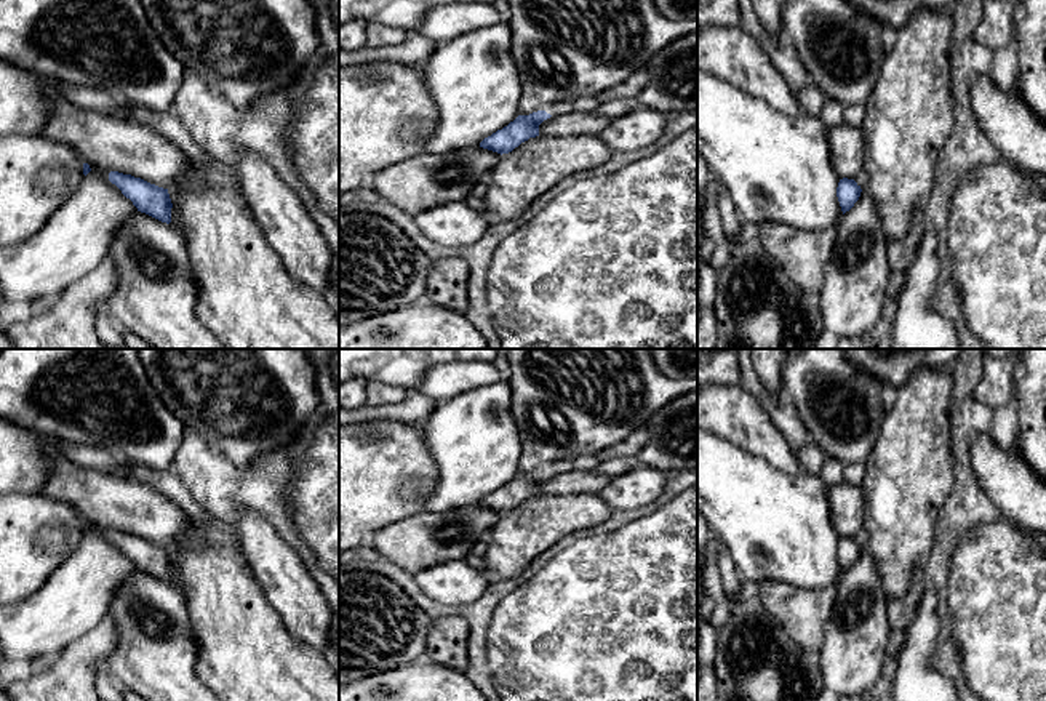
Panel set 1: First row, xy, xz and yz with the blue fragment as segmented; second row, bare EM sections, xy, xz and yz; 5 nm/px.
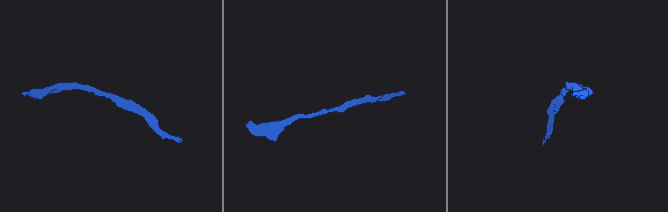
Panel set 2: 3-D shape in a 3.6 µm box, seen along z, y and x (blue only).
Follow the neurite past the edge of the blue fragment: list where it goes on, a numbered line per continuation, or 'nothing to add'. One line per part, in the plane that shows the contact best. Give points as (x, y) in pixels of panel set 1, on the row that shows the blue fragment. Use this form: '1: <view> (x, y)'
nothing to add

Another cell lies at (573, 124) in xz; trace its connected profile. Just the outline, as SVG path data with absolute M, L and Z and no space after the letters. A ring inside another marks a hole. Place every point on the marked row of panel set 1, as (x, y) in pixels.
M569 112L552 115L539 125L539 136L577 136L595 134L613 120L593 112Z

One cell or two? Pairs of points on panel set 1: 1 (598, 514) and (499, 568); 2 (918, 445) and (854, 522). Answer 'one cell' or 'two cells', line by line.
1: one cell
2: two cells

